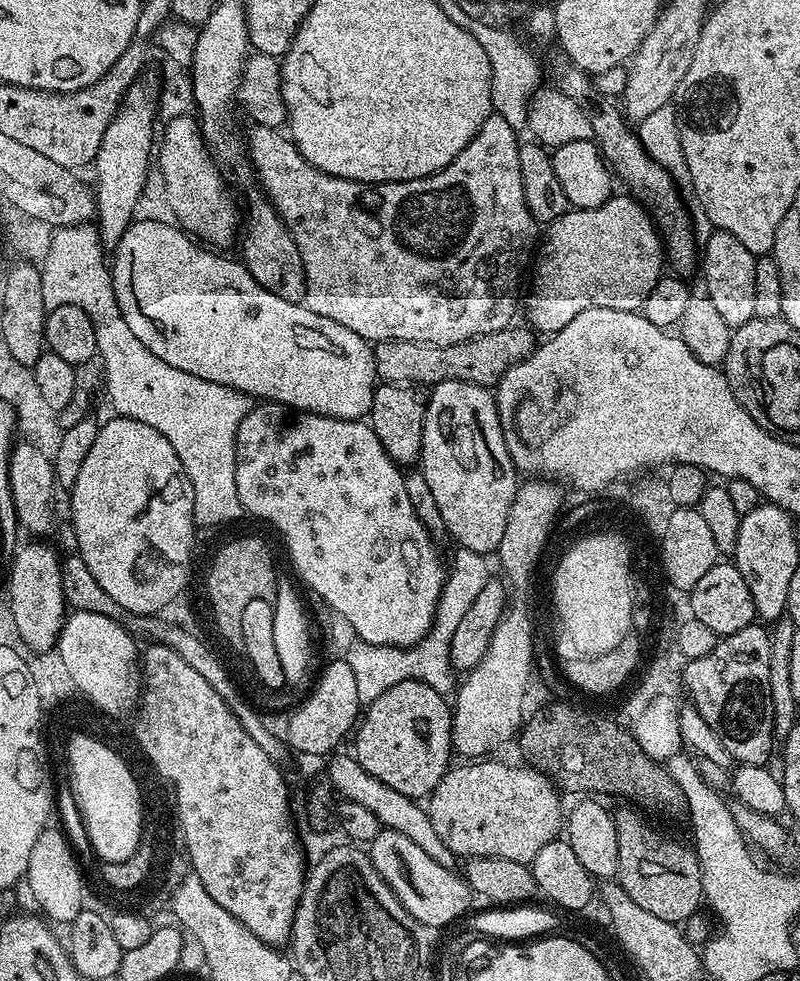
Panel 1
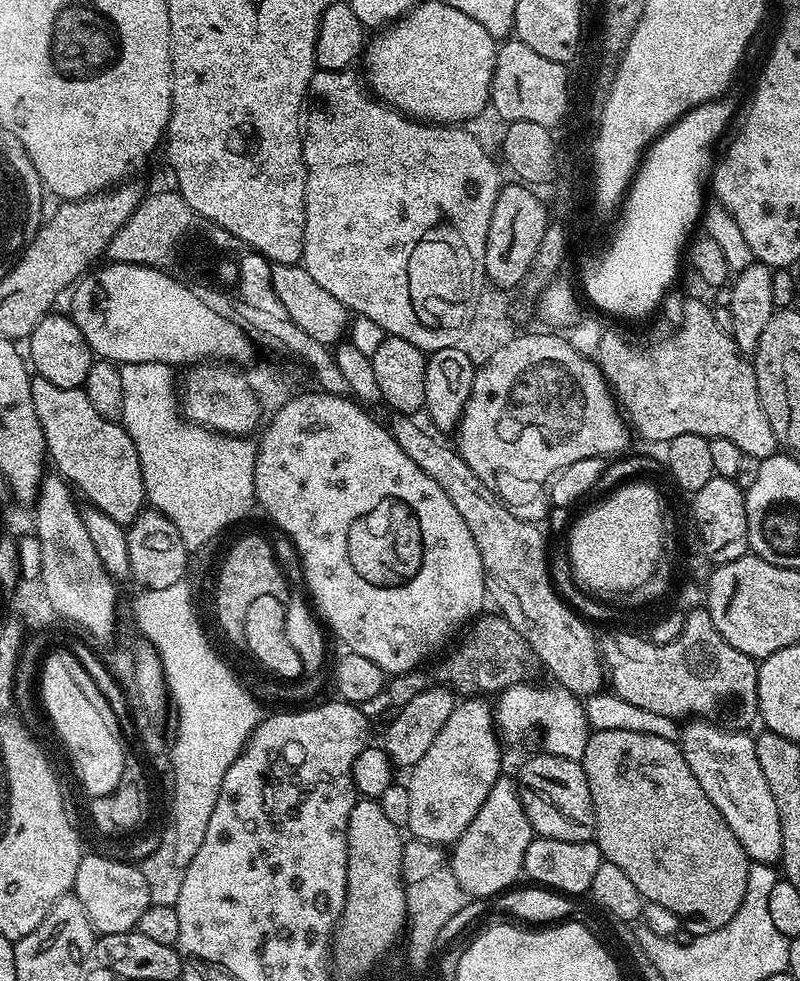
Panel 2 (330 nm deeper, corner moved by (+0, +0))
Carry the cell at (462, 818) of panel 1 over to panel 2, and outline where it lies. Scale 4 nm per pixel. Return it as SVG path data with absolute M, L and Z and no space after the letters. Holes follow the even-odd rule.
M539 754L520 768L518 791L526 818L536 836L558 838L558 842L592 840L596 834L590 786L581 761Z

